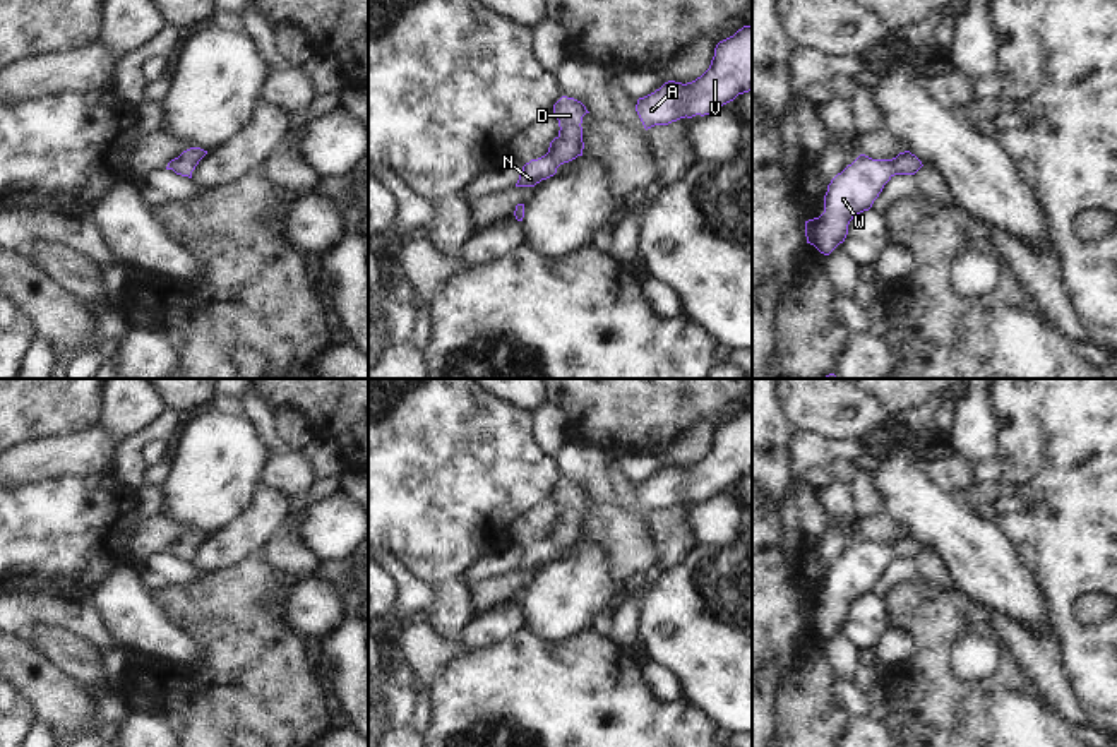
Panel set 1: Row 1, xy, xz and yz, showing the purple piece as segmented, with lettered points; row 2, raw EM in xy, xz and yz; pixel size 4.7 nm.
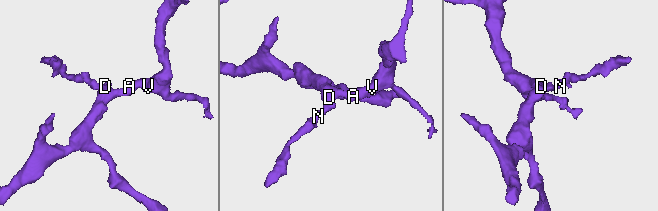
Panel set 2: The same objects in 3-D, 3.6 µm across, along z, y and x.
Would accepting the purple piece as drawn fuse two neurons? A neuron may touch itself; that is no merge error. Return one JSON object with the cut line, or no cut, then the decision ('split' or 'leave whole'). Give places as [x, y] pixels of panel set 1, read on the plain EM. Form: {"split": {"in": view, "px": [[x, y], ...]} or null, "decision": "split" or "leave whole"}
{"split": null, "decision": "leave whole"}

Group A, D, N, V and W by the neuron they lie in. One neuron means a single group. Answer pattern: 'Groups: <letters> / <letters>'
Groups: A D N V W

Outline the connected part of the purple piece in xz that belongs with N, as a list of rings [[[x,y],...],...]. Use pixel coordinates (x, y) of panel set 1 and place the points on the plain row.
[[[562,480],[553,488],[553,500],[558,504],[558,519],[550,526],[548,536],[538,543],[531,543],[523,550],[516,571],[535,571],[557,557],[564,547],[582,540],[582,500],[589,497],[586,490],[574,483]]]

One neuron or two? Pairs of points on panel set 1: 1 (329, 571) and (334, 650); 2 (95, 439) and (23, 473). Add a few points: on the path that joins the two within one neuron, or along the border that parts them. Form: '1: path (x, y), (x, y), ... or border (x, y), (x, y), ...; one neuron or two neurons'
1: path (348, 590), (350, 631); one neuron
2: path (77, 454), (40, 460); one neuron

